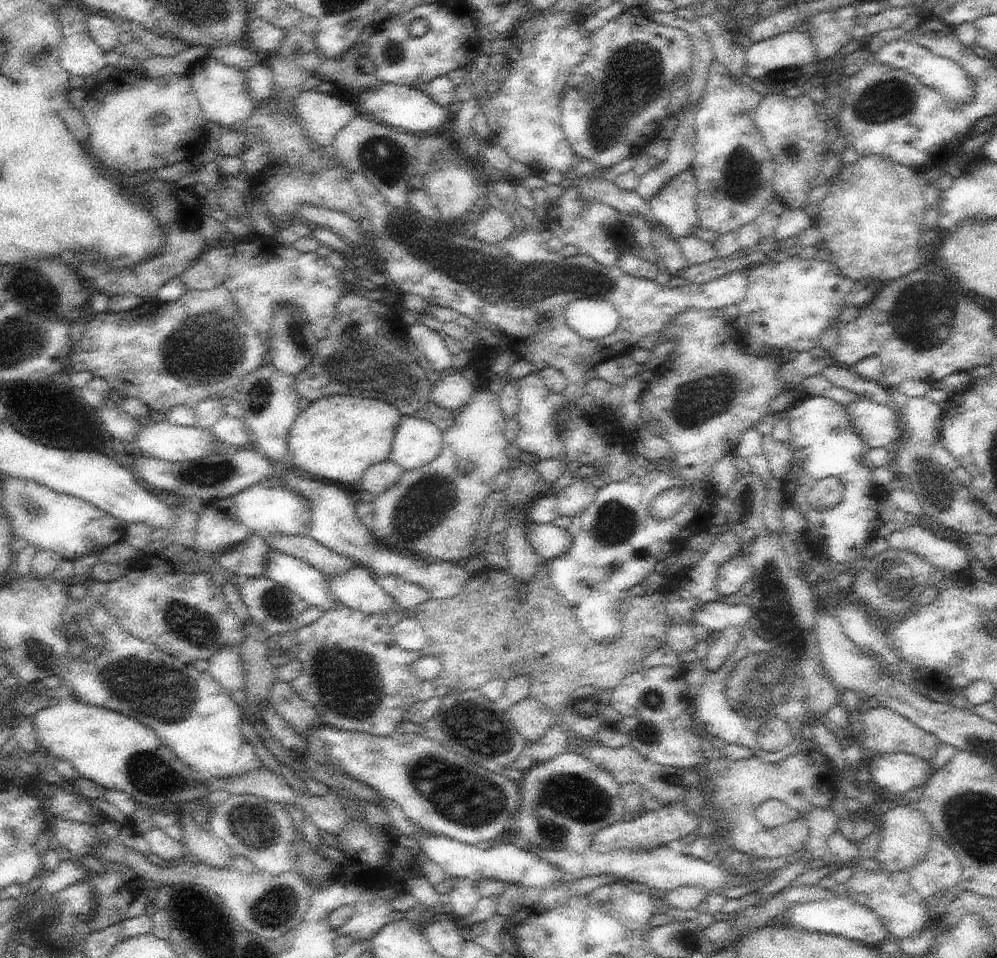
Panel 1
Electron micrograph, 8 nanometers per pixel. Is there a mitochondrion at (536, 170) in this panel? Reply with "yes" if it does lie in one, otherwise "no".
no

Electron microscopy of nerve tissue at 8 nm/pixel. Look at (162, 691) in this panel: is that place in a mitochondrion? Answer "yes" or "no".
yes

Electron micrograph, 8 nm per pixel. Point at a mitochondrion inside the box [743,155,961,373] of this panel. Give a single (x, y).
(921, 319)

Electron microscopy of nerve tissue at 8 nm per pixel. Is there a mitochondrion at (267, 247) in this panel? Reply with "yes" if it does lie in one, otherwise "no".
no

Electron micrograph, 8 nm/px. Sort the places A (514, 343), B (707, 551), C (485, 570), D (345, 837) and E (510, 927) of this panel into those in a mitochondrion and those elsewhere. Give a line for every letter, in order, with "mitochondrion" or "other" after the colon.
A: other
B: other
C: other
D: other
E: other

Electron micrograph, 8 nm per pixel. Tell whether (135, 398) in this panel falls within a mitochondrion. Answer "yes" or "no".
no

